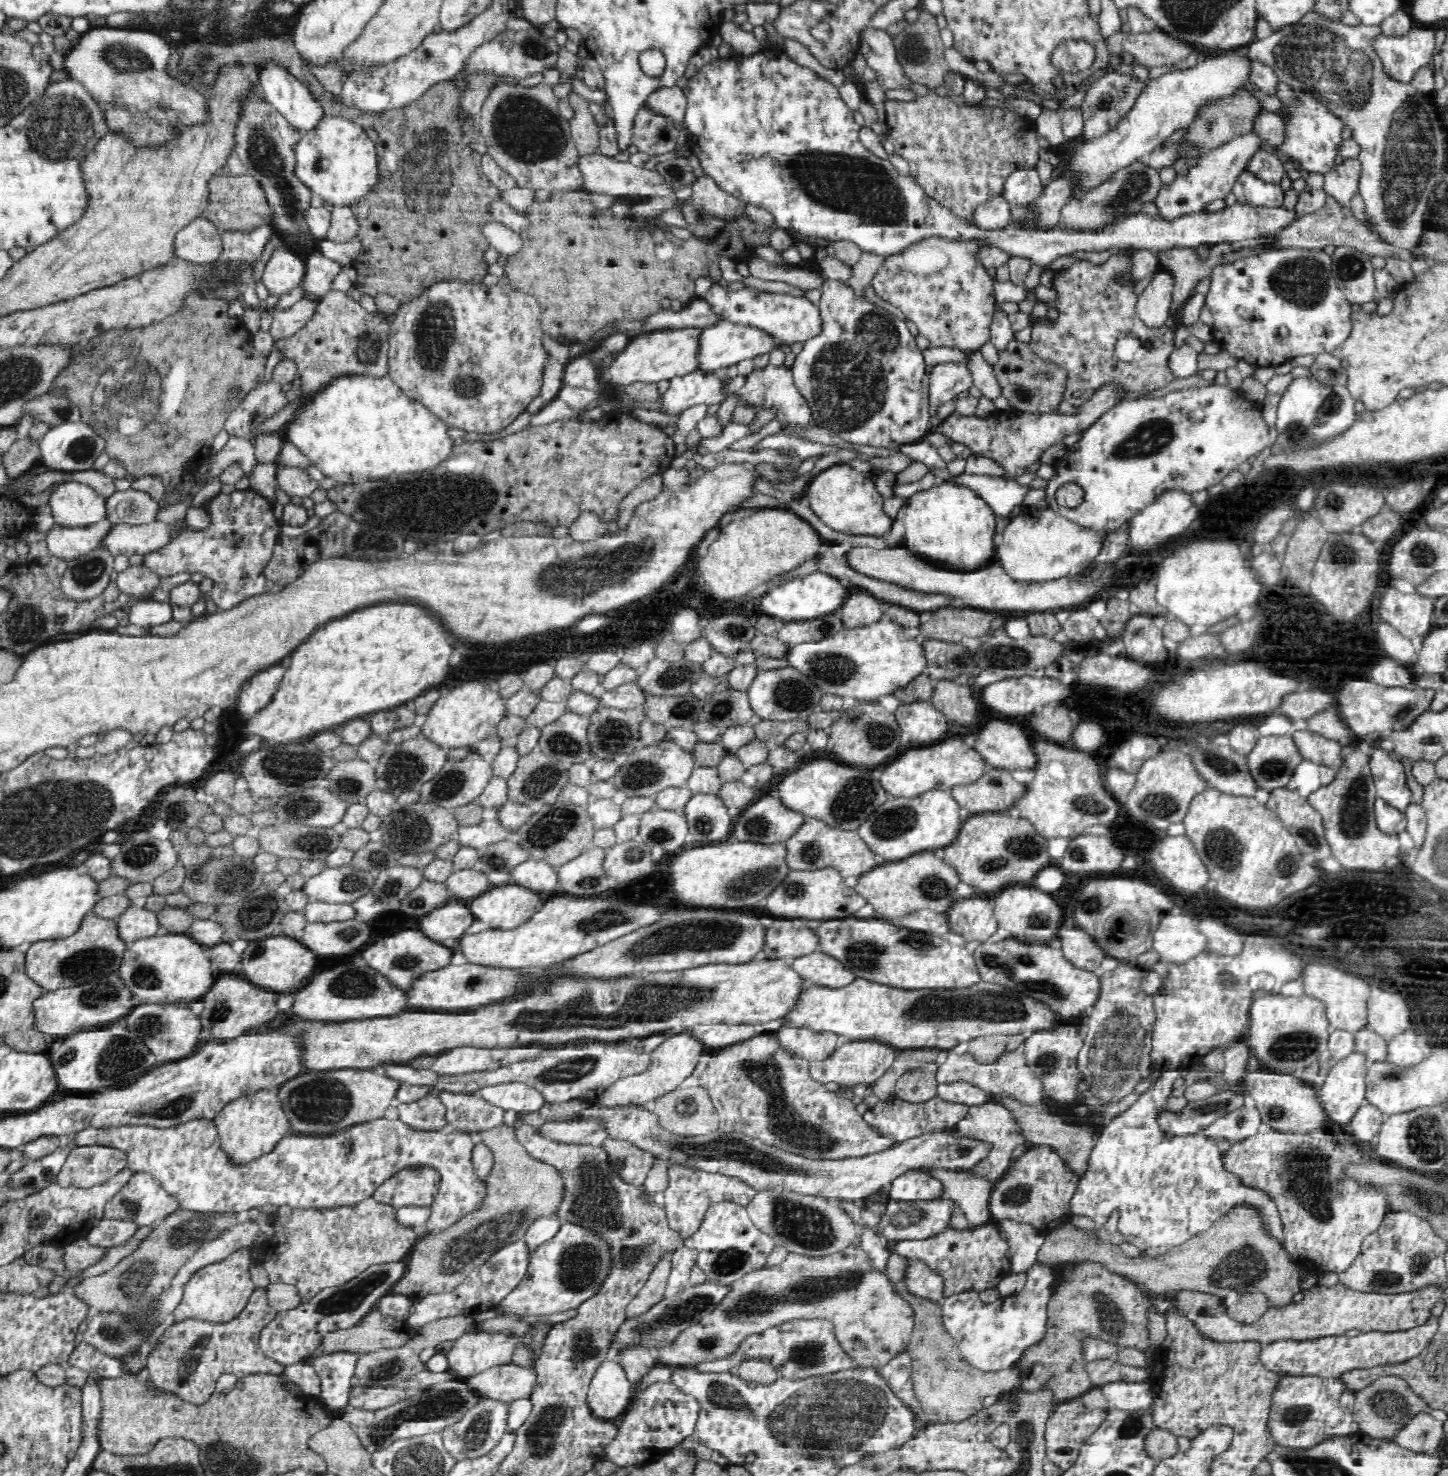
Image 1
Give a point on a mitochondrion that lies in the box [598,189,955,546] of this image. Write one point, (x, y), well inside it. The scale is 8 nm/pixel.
(847, 383)

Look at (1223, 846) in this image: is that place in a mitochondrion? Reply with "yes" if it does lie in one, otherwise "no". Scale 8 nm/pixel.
yes

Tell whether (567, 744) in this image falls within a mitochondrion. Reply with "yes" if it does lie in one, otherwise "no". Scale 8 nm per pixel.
yes

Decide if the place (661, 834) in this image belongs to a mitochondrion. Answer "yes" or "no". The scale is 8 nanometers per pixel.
yes

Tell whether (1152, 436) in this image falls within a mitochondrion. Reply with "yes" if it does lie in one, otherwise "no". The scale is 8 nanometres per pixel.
yes

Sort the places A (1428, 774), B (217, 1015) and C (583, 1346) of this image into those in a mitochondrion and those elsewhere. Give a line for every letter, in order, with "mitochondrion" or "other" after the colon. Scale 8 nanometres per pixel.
A: other
B: other
C: mitochondrion

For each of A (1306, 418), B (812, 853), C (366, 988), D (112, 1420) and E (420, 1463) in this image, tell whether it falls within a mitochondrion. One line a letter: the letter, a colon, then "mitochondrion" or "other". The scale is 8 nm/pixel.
A: mitochondrion
B: mitochondrion
C: mitochondrion
D: other
E: mitochondrion

